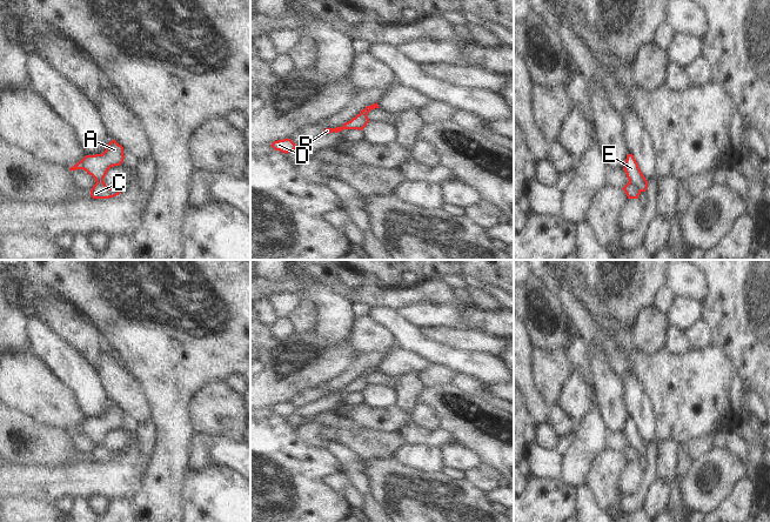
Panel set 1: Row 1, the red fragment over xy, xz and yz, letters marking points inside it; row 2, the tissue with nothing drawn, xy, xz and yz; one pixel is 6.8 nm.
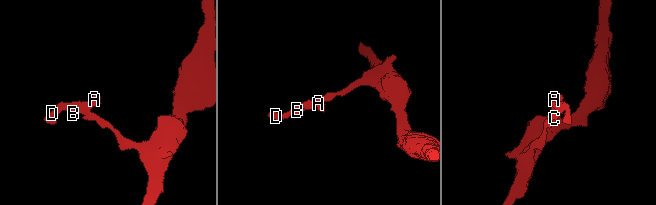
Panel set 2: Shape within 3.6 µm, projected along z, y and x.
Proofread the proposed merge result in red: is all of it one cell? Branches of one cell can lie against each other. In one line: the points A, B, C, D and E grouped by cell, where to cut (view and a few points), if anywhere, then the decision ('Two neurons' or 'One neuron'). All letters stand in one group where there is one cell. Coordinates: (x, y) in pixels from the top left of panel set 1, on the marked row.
Groups: A B D E / C. Split along yz (629, 181), (641, 191). Two neurons.

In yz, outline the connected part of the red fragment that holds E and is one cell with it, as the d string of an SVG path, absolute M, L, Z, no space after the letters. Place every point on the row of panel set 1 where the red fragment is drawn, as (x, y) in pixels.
M632 154L627 155L627 160L625 160L623 169L631 185L637 187L641 192L647 190L648 181L645 180L644 175L642 174L640 167L638 167L638 163L636 162Z

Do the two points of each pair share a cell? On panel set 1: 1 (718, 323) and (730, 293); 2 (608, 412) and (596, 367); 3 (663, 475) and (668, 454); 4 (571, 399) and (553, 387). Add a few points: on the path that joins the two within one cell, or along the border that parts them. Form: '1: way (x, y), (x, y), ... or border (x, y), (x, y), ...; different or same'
1: way (725, 316), (730, 312), (730, 300); same
2: way (608, 401), (608, 383), (604, 377); same
3: way (665, 470), (667, 459); same
4: border (570, 366), (569, 373), (561, 387), (557, 402); different

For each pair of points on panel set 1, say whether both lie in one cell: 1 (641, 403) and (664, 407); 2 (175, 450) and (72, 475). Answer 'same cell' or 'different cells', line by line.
1: different cells
2: different cells

